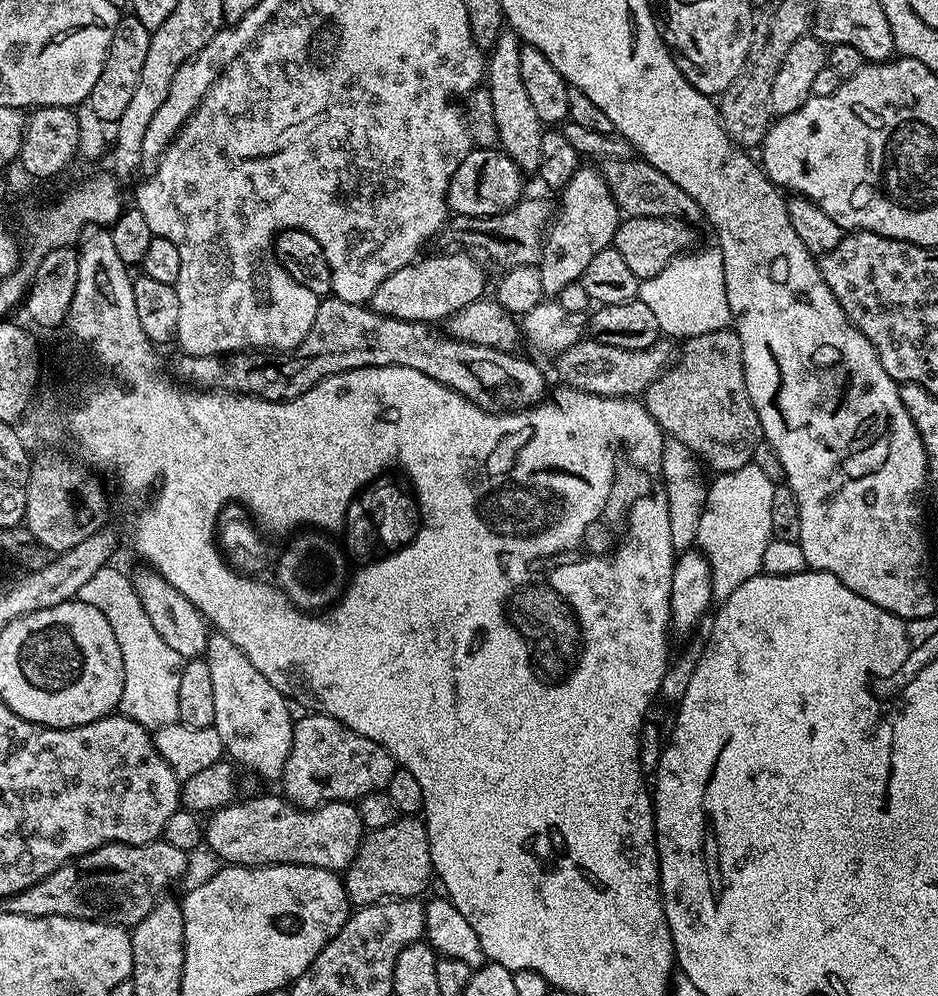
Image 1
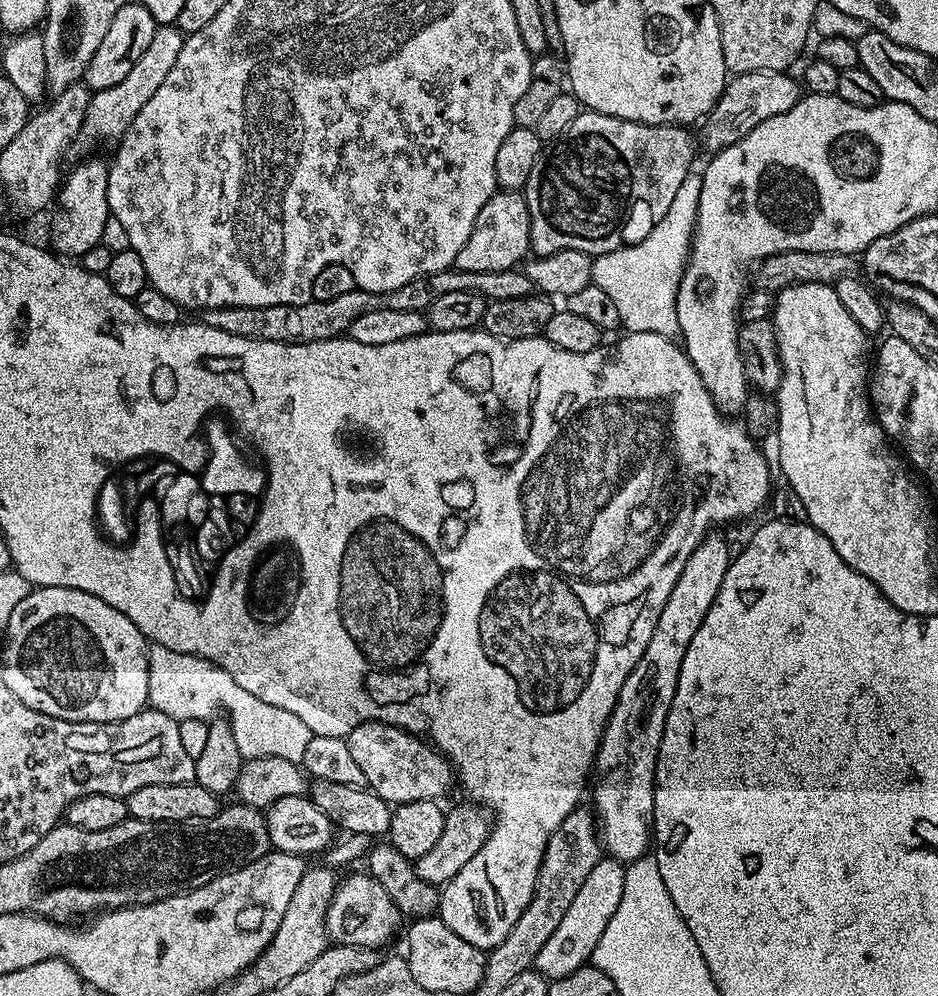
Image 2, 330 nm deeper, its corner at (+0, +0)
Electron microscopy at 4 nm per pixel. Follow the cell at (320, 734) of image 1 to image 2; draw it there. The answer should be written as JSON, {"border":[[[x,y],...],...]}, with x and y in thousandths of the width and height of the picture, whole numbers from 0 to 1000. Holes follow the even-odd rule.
{"border":[[[391,723],[369,740],[377,765],[390,777],[390,785],[397,794],[416,808],[451,803],[472,804],[472,799],[484,791],[482,764],[463,750],[455,742],[446,740],[431,731]]]}

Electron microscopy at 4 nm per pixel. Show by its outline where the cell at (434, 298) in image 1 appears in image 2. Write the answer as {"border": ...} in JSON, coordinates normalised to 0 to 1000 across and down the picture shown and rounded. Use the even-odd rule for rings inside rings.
{"border":[[[531,191],[520,200],[518,207],[510,211],[510,219],[505,219],[505,231],[501,231],[497,247],[488,251],[485,268],[489,272],[505,275],[522,275],[522,271],[544,271],[555,264],[554,260],[558,262],[564,256],[566,248],[565,211],[558,192]]]}

